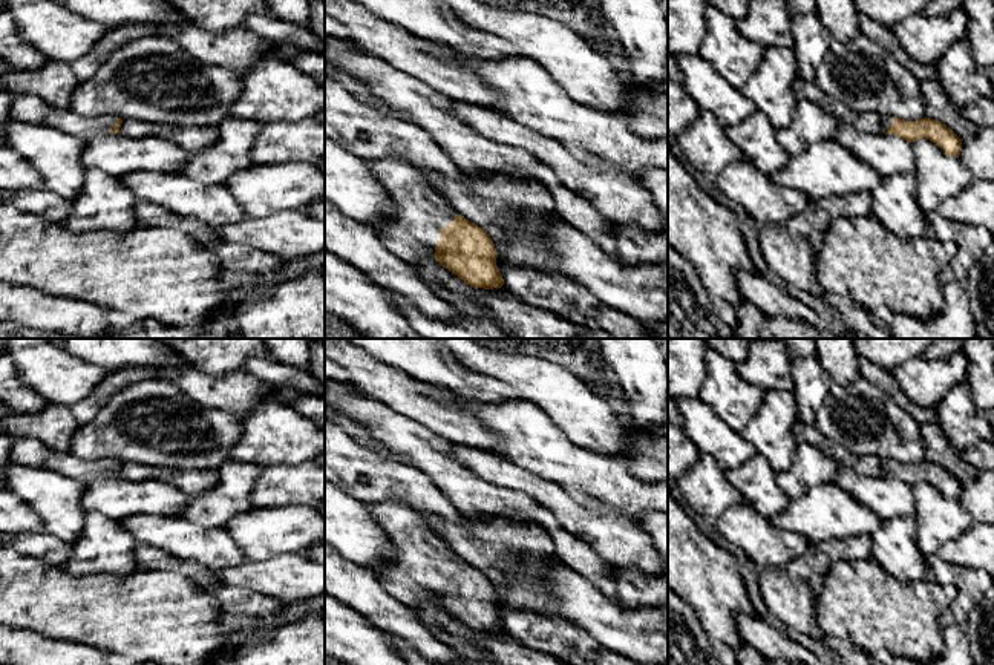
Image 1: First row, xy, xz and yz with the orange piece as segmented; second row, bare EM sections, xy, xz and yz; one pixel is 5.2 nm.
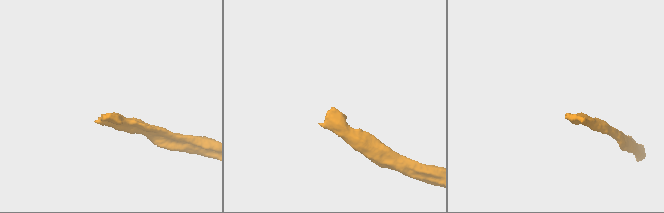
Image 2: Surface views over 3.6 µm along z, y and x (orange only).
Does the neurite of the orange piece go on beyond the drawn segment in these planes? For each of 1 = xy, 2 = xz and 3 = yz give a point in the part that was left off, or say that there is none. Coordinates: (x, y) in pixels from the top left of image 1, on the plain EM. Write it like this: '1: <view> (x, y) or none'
1: xy (28, 451)
2: xz (421, 555)
3: yz (887, 463)

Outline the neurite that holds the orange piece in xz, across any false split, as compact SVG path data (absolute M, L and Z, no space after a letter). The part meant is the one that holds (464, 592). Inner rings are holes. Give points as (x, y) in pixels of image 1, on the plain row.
M400 501L366 507L395 552L392 562L372 568L389 595L418 611L435 601L475 631L504 628L490 578L458 558L415 510Z

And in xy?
M29 437L15 440L12 461L37 469L51 469L86 484L96 478L119 477L123 466L115 458L80 460L70 452L52 450Z

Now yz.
M891 458L881 460L881 464L885 477L896 478L908 486L925 481L939 489L948 500L959 501L960 498L963 483L940 464L927 460L917 464L905 464Z

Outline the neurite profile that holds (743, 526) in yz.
M747 503L726 509L714 521L714 527L728 542L740 547L755 565L784 567L812 545L798 533L775 527Z

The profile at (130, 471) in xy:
M123 463L119 477L132 481L155 480L162 483L173 483L187 495L204 493L219 483L217 470L173 470L168 467L149 467L138 463Z

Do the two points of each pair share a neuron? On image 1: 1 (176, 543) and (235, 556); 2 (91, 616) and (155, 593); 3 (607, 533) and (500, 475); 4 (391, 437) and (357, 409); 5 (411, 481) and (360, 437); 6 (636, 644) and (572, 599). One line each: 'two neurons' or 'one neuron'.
1: one neuron
2: one neuron
3: one neuron
4: one neuron
5: two neurons
6: one neuron

